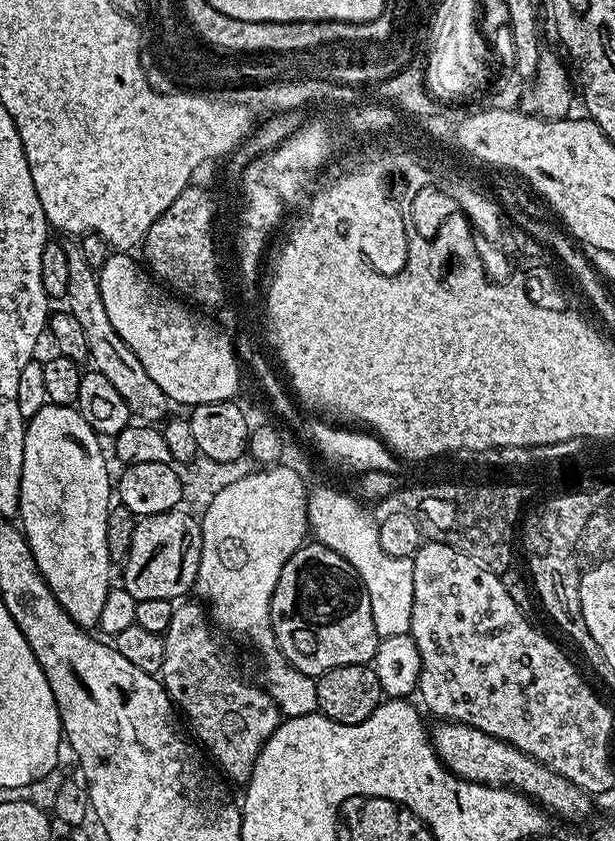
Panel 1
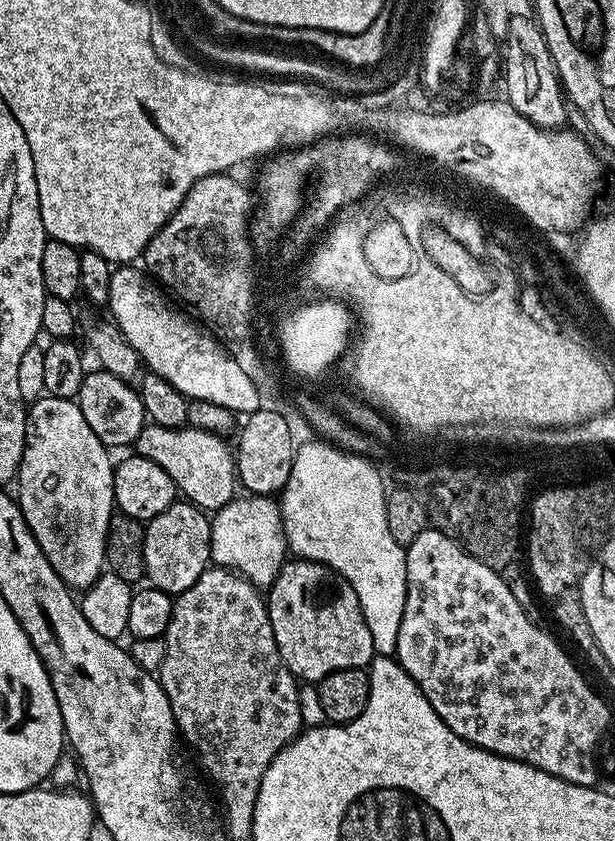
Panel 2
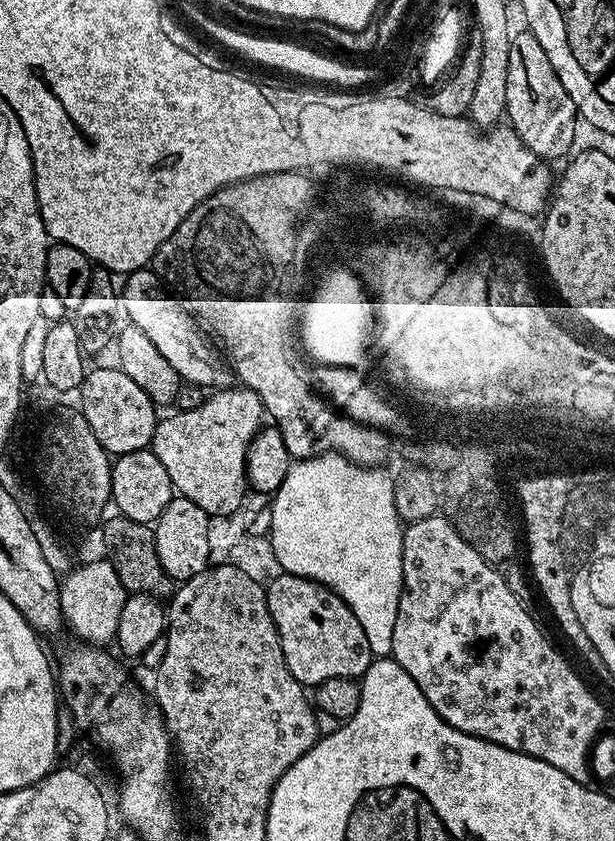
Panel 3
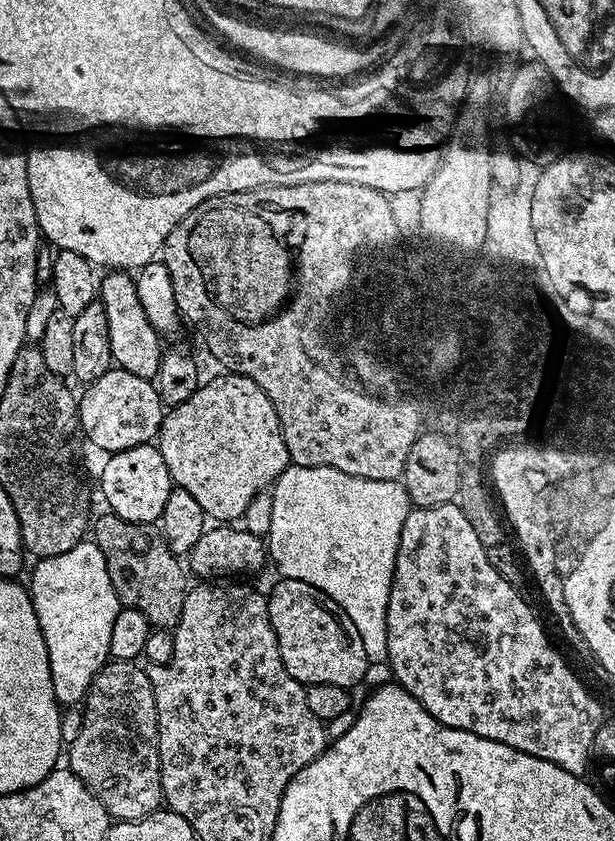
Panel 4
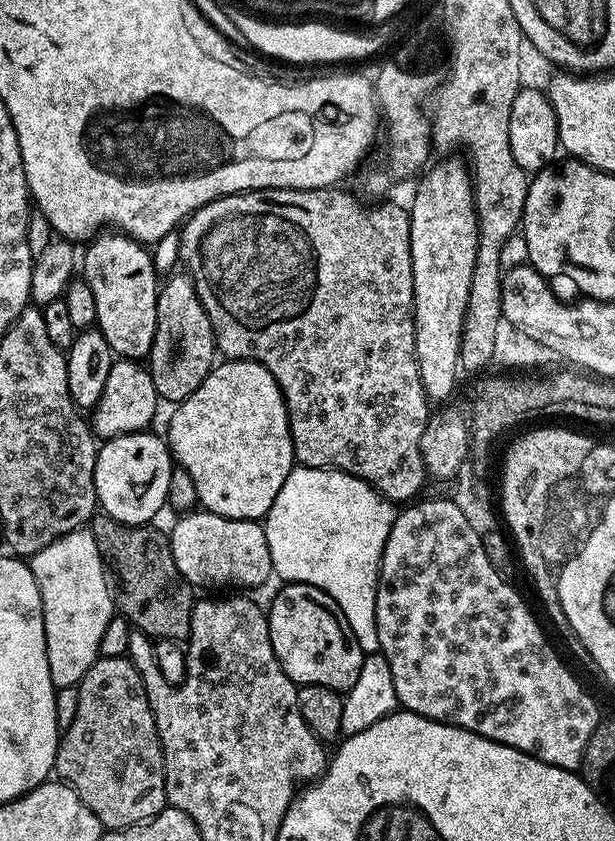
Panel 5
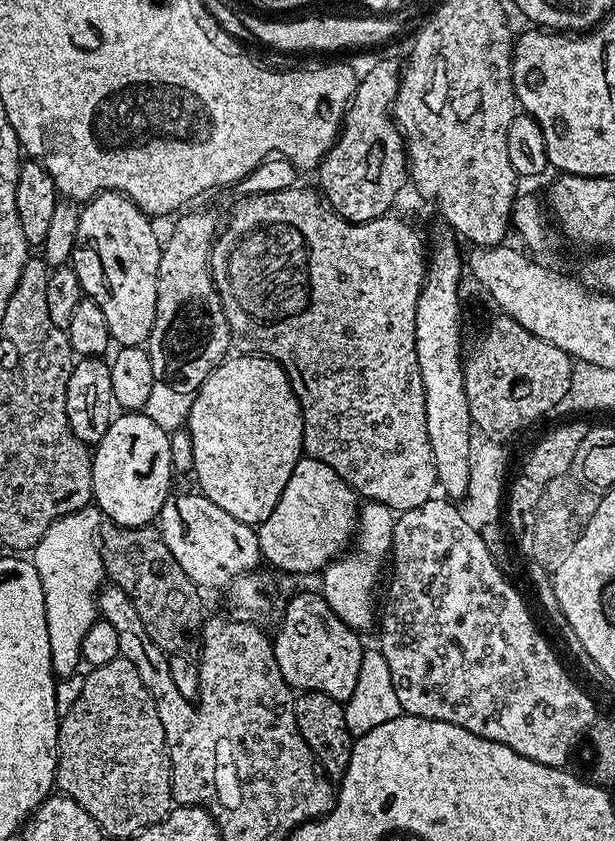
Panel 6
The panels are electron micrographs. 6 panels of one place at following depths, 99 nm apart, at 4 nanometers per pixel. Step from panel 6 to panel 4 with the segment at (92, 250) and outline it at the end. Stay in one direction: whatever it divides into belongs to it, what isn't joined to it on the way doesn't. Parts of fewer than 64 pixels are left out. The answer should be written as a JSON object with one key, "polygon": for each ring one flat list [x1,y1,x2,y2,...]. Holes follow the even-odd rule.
{"polygon":[[112,270,105,276,108,277,98,284,98,300,106,310,106,322,110,322,112,363,130,374,138,374,138,378,155,381,162,355,161,333,154,330,150,318,146,318,146,310,142,310,135,279,124,270]]}

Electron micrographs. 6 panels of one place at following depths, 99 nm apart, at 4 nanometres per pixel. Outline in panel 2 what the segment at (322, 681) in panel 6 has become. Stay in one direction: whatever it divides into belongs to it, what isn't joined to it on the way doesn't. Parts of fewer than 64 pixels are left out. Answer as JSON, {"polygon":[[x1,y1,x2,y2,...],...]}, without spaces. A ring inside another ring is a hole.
{"polygon":[[289,559,280,567,280,573,277,574,272,587,267,589,266,603,270,626,274,626,274,642,278,642,282,662,297,681,318,682,334,670,367,669,371,665,374,653,370,626,366,626,366,618,362,614,358,594,354,594,350,582,343,580,328,565,319,564,313,560]]}

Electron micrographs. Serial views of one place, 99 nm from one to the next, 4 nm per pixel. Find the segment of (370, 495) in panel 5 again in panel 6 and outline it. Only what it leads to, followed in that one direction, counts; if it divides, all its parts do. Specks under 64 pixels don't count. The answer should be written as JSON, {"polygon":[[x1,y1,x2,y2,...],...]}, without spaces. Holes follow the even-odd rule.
{"polygon":[[301,458,294,466,294,474,290,474,290,482,286,482,286,490,282,490,282,498,278,498,278,506,274,506,270,518,266,518,256,528,263,559,273,569,293,574,312,572,315,568,316,571,323,569,353,539,358,523,356,500,358,501,356,489,351,488,333,468,326,466,326,462]]}

